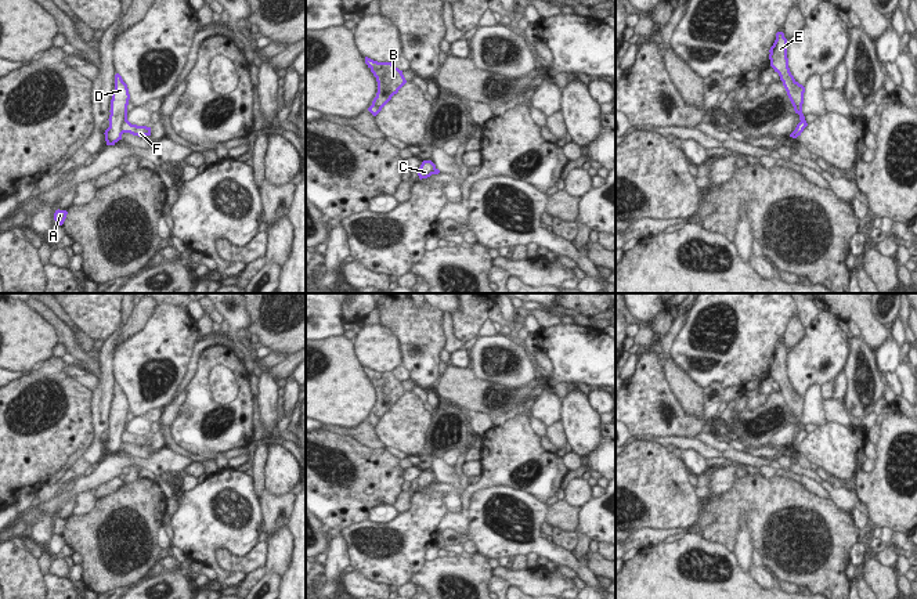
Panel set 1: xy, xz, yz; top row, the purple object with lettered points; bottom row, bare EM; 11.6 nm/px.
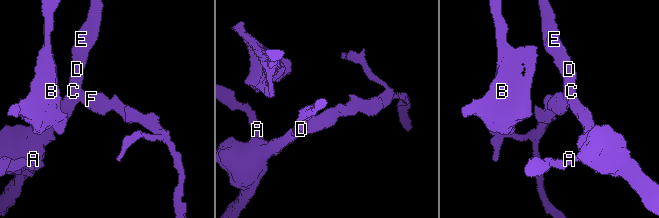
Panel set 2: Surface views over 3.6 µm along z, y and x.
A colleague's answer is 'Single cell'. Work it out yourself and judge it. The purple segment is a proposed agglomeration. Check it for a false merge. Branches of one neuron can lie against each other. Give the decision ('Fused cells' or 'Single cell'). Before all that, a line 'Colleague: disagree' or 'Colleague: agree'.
Colleague: disagree
Fused cells

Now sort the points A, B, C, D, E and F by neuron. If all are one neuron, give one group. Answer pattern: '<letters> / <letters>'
A B C D E / F

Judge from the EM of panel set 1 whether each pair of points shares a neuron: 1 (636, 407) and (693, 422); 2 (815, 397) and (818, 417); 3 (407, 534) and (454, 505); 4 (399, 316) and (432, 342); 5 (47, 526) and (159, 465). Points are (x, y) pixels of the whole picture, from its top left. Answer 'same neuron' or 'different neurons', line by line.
1: same neuron
2: same neuron
3: different neurons
4: same neuron
5: different neurons

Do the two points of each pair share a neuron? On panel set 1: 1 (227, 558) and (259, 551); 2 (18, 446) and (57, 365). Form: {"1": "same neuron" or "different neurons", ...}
{"1": "same neuron", "2": "same neuron"}

